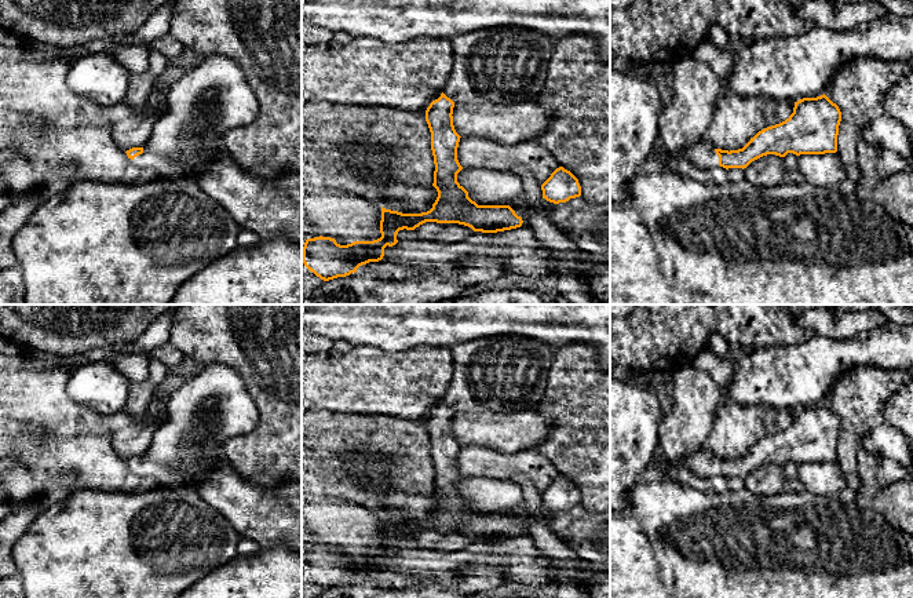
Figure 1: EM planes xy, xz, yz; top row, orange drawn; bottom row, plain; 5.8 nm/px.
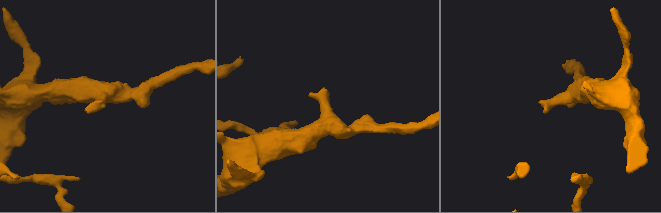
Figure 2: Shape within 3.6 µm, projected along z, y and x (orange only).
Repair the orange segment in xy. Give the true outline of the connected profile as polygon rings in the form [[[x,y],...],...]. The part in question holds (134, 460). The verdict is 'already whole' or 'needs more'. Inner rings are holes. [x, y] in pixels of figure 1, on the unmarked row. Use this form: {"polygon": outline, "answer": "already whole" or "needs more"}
{"polygon": [[[211,364],[191,371],[182,384],[172,389],[162,423],[156,429],[146,453],[125,462],[136,475],[154,478],[164,488],[196,489],[194,482],[207,470],[227,460],[226,442],[252,431],[258,419],[258,408],[241,375],[229,365]]], "answer": "needs more"}

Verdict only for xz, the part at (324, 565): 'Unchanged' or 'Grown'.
Grown

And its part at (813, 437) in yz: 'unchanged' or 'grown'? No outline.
grown

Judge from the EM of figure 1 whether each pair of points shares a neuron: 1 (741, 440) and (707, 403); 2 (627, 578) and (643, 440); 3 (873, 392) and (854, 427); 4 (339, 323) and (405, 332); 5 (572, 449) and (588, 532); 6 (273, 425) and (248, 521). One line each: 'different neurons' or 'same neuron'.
1: different neurons
2: different neurons
3: same neuron
4: same neuron
5: different neurons
6: different neurons

